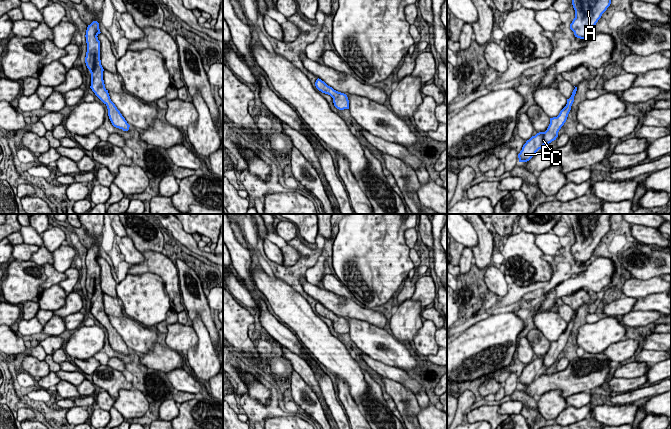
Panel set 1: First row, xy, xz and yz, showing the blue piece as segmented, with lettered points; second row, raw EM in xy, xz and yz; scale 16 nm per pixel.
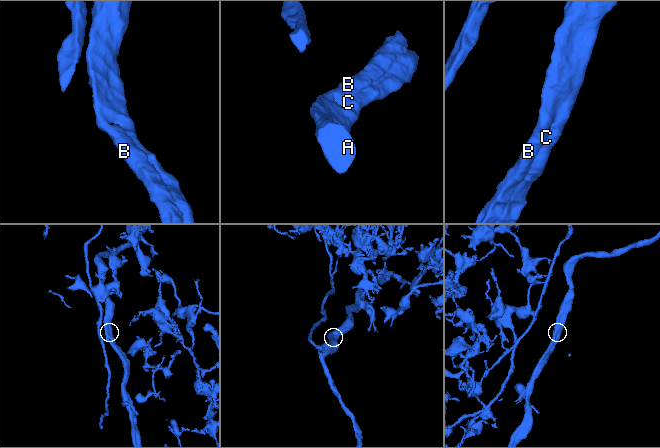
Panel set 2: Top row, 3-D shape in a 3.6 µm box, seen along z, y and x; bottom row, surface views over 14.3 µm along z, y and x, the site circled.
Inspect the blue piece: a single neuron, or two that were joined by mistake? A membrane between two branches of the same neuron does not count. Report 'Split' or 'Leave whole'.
Leave whole

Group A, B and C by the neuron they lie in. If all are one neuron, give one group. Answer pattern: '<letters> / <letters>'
A B C

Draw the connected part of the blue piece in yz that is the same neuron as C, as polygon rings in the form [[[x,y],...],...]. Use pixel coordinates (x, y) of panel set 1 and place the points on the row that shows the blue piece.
[[[577,87],[572,92],[572,95],[567,99],[566,106],[560,111],[557,117],[550,118],[550,124],[545,132],[539,132],[535,136],[532,136],[523,145],[522,150],[518,154],[519,162],[529,161],[536,152],[544,145],[548,145],[558,137],[558,132],[567,120],[568,114],[571,110],[571,106],[574,102],[574,96],[576,94]]]

